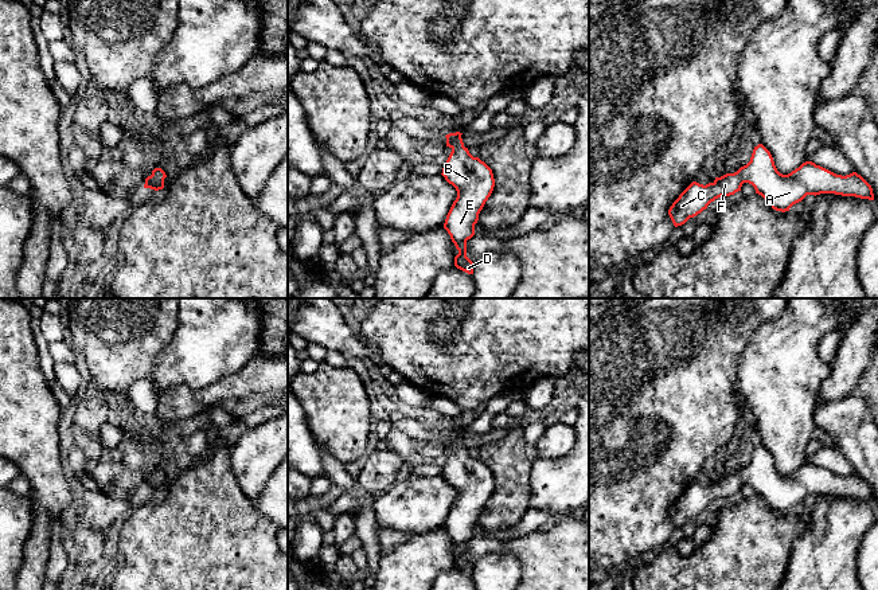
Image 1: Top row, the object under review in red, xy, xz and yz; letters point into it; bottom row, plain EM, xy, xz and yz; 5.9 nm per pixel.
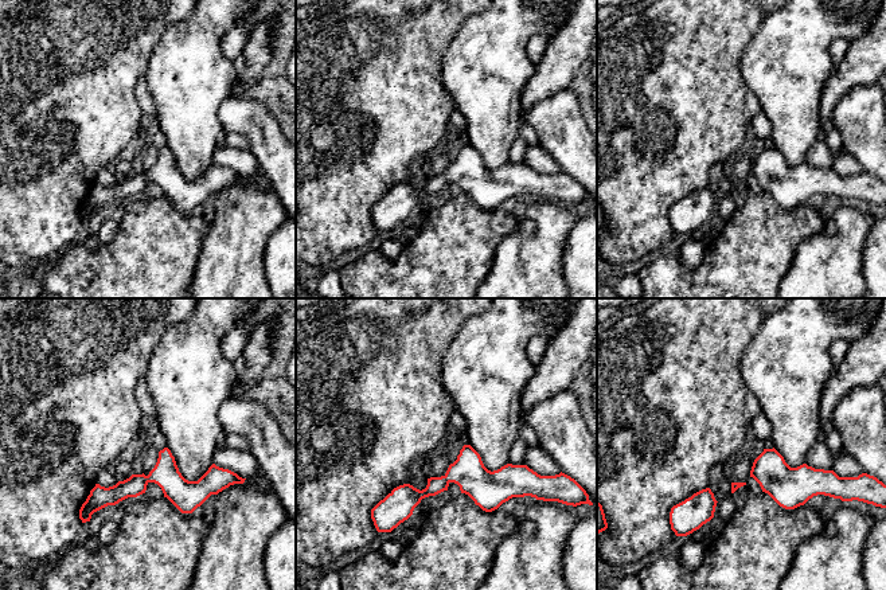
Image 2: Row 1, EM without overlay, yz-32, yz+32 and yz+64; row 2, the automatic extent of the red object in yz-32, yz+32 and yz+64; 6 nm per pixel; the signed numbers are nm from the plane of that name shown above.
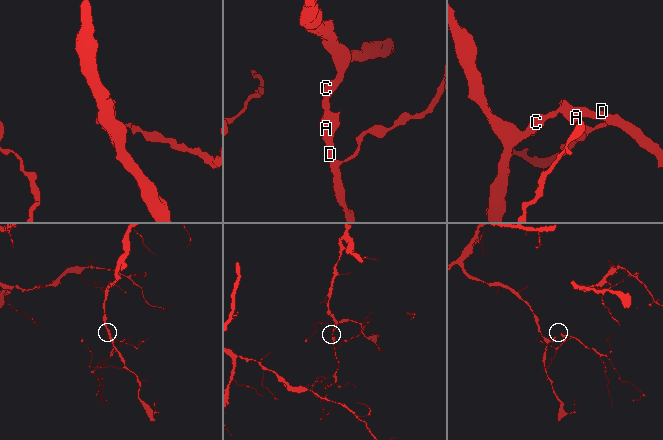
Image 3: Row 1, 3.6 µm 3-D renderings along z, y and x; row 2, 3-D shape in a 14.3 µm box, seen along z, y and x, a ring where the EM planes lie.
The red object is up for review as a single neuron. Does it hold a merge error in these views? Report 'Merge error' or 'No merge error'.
No merge error

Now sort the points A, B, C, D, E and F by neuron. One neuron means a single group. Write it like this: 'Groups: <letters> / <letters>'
Groups: A B C D E F

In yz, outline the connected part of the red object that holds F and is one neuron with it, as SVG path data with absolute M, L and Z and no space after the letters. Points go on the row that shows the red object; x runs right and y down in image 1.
M758 144L750 161L734 173L715 177L706 185L692 181L672 203L668 215L675 227L696 216L721 196L741 191L744 183L754 187L776 211L789 211L807 195L835 194L874 200L871 185L856 172L842 176L812 161L803 163L788 175L777 171L770 152Z

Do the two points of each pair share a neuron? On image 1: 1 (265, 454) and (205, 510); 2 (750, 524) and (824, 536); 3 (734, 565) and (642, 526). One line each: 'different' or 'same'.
1: different
2: different
3: different

